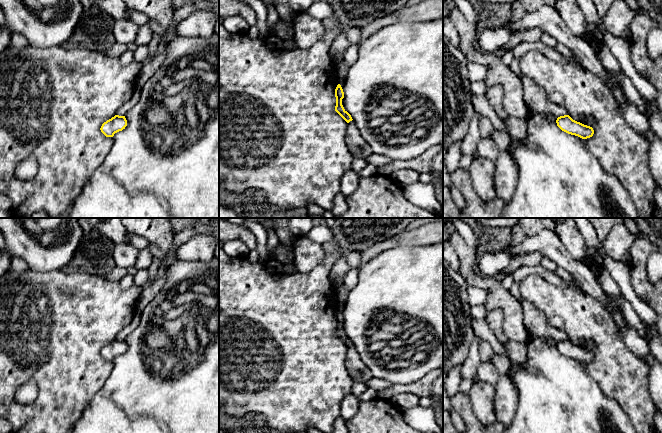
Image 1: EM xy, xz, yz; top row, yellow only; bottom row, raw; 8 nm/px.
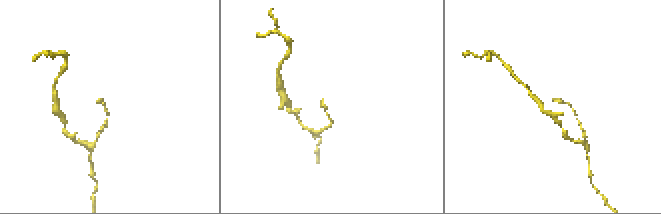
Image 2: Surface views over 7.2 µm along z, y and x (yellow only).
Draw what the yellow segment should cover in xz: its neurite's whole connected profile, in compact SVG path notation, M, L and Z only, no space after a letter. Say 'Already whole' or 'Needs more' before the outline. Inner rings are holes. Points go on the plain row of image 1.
Already whole. M340 308L335 313L336 330L335 335L347 346L352 345L351 339L344 333L342 329L342 323L344 322L344 316Z

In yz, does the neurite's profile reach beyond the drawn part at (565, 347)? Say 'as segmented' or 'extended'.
as segmented

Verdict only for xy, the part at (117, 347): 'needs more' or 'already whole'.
already whole

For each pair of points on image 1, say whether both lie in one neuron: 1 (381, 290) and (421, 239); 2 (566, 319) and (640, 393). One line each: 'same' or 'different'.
1: different
2: same

